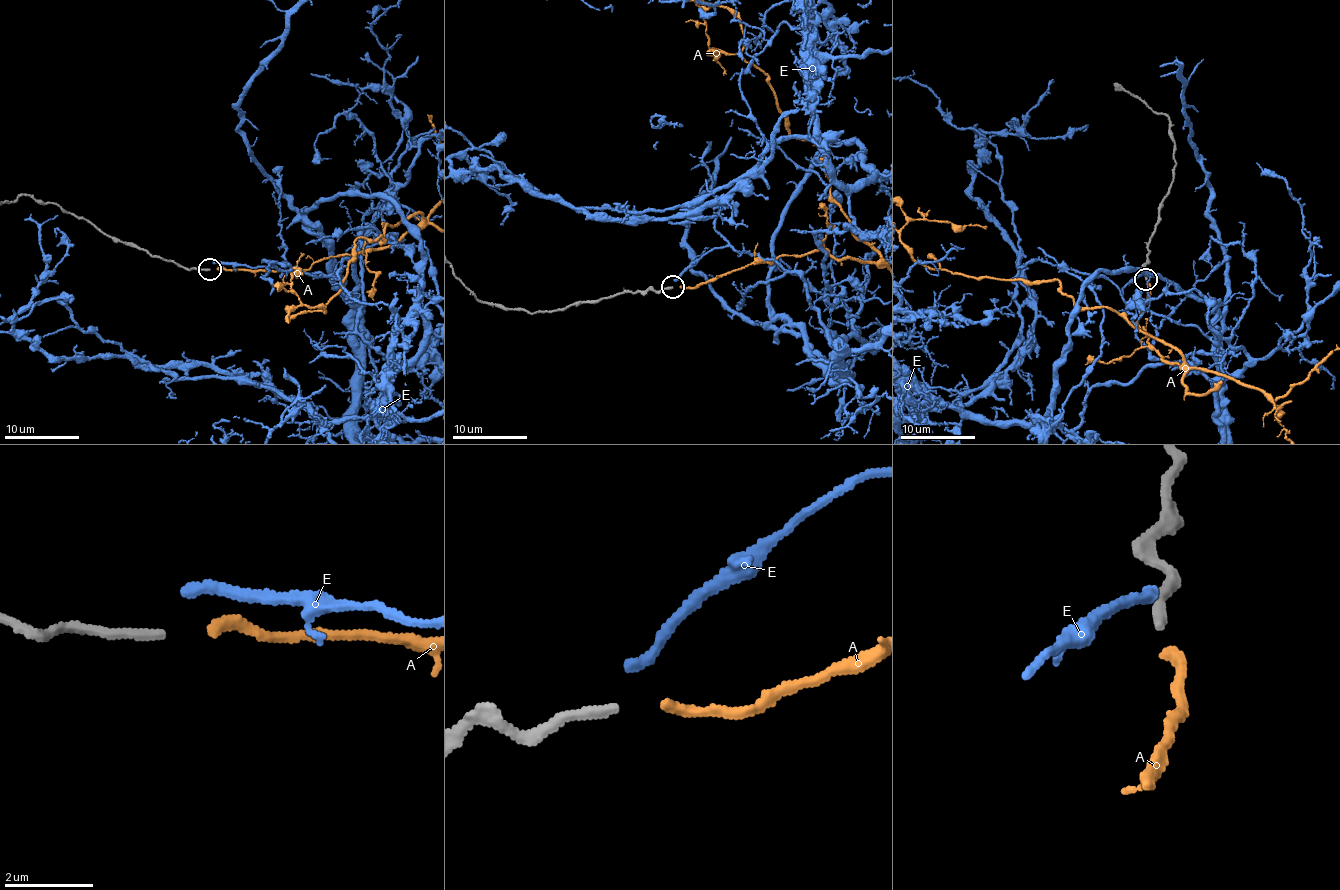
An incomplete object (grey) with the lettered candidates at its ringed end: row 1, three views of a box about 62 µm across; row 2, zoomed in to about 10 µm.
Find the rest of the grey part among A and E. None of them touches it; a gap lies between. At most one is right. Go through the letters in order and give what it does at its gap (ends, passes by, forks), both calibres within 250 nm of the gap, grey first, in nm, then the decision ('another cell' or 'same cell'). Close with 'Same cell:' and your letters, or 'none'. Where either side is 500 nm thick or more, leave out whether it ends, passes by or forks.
A: it ends there; 240 nm thick on the grey side, 240 nm on the other; same cell
E: it ends there; 240 nm thick on the grey side, 240 nm on the other; another cell
Same cell: A

